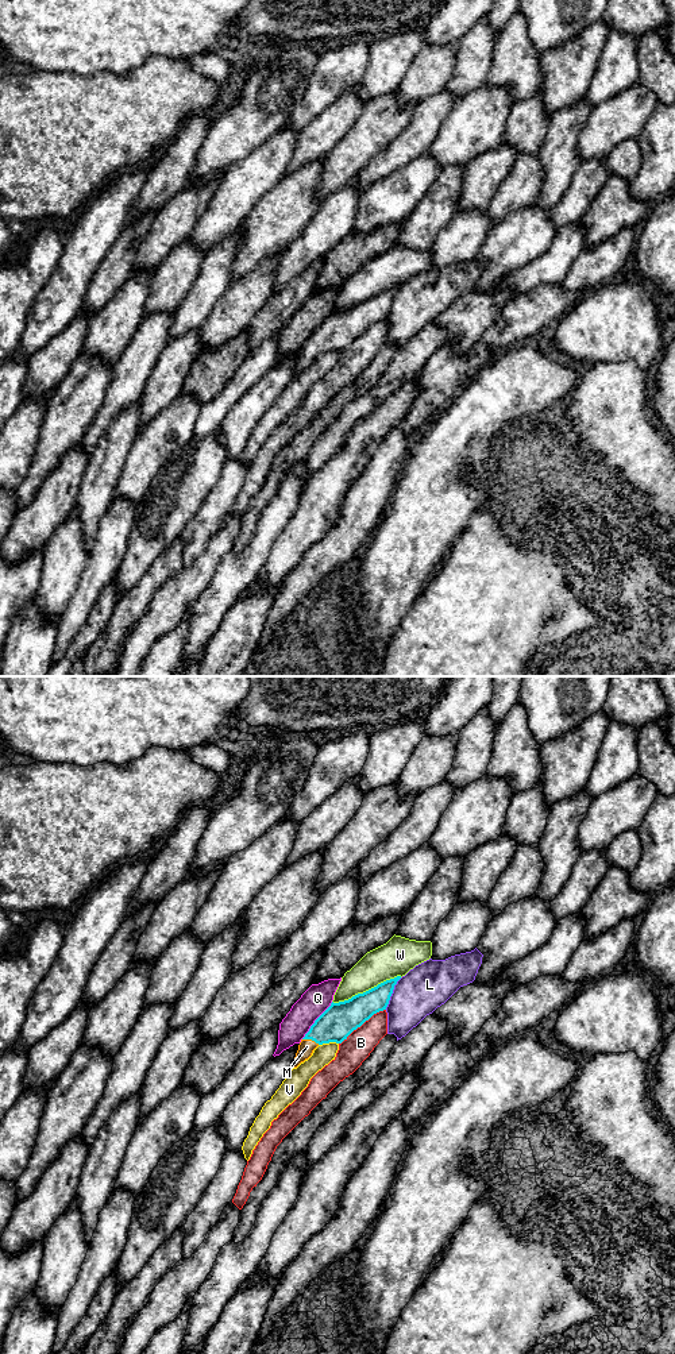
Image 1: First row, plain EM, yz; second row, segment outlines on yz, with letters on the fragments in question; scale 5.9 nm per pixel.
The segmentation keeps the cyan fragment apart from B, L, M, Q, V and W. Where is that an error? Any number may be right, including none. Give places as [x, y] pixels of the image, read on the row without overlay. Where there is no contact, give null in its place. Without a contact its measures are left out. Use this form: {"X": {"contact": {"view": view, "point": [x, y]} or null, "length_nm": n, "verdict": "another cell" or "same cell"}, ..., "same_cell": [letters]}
{"B": {"contact": {"view": "yz", "point": [362, 332]}, "length_nm": 360, "verdict": "another cell"}, "L": {"contact": {"view": "yz", "point": [392, 301]}, "length_nm": 220, "verdict": "another cell"}, "M": {"contact": {"view": "yz", "point": [311, 347]}, "length_nm": 110, "verdict": "same cell"}, "Q": {"contact": {"view": "yz", "point": [315, 330]}, "length_nm": 300, "verdict": "another cell"}, "V": {"contact": {"view": "yz", "point": [328, 351]}, "length_nm": 120, "verdict": "another cell"}, "W": {"contact": {"view": "yz", "point": [366, 300]}, "length_nm": 440, "verdict": "another cell"}, "same_cell": ["M"]}

